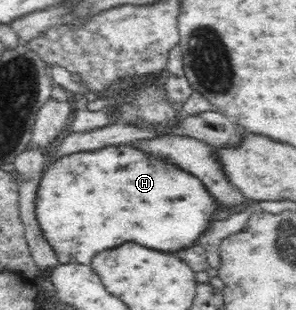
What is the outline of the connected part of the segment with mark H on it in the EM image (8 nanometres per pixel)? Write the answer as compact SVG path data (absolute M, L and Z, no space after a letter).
M110 145L94 151L83 151L70 154L69 156L56 159L53 163L50 163L46 170L42 173L42 180L38 189L36 197L36 216L40 226L42 227L46 240L50 242L52 248L56 251L56 256L62 264L78 263L78 264L90 264L90 260L100 254L102 250L108 250L108 248L116 248L124 242L138 242L140 246L146 246L146 248L154 248L154 250L166 250L166 252L174 252L174 250L182 250L182 248L190 248L196 244L196 240L210 228L210 224L214 222L214 216L218 212L218 206L214 202L214 198L208 194L206 186L198 180L198 176L192 176L180 168L174 168L174 164L166 162L170 158L162 157L161 154L156 154L158 158L152 158L148 154L154 154L147 152L147 150L136 149L135 147L128 145Z

